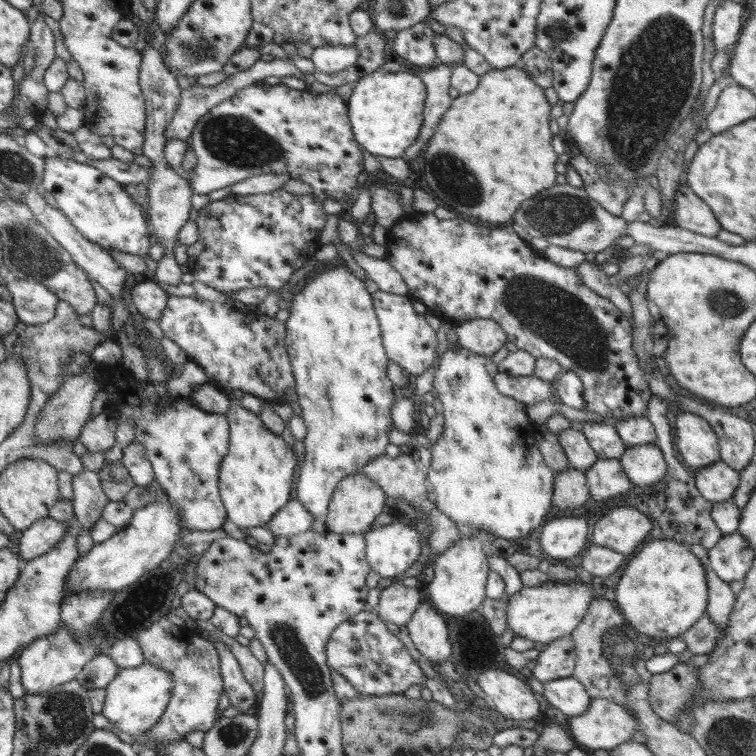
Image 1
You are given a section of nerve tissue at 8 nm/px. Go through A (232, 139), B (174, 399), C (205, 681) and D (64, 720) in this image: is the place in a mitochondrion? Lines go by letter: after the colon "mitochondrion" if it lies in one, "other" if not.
A: mitochondrion
B: other
C: other
D: mitochondrion

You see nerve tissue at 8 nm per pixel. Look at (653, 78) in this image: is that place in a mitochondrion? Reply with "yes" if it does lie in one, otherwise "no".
yes

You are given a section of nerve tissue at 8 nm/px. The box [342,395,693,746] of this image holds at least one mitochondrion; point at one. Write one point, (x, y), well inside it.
(624, 674)

